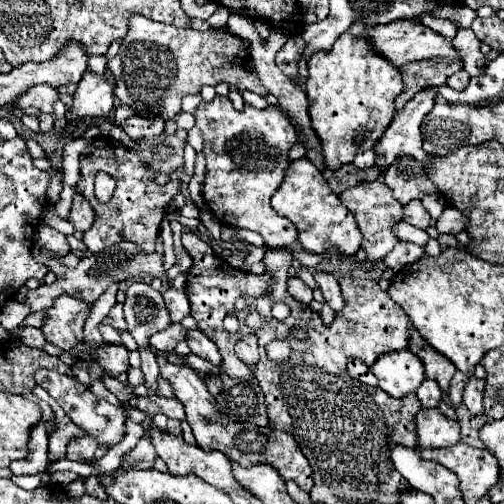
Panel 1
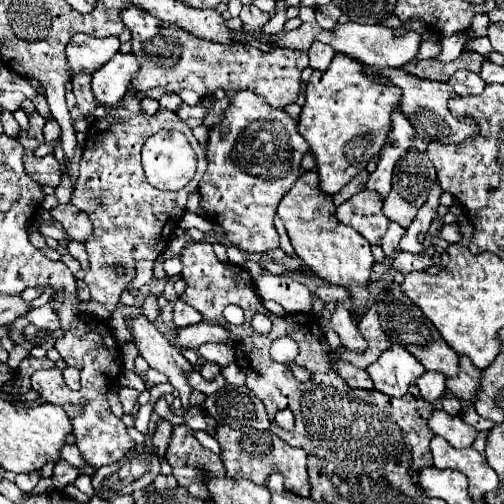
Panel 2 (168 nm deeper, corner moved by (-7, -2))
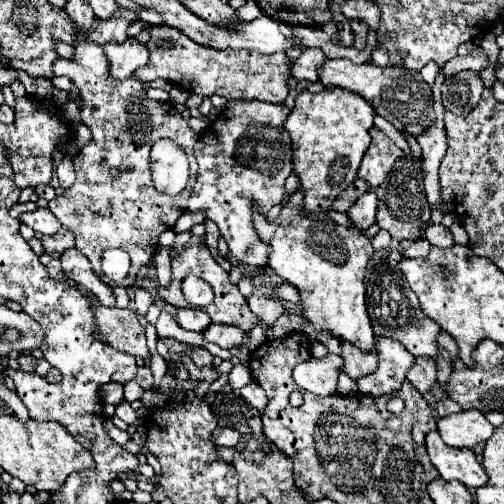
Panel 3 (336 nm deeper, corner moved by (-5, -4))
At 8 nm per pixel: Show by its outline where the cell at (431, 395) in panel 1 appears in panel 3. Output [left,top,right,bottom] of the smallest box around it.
[406,359,436,395]

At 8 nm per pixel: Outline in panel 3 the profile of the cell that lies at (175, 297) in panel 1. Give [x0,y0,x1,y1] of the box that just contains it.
[176,309,210,333]

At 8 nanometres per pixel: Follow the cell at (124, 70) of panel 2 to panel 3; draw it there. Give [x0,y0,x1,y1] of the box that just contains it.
[104,39,148,81]

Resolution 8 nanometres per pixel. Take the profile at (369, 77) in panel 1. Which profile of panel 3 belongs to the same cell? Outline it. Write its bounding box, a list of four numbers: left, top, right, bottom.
[286,87,376,213]

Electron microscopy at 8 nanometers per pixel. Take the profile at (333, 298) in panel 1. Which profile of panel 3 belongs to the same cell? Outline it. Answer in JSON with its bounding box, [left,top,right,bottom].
[340,341,376,379]

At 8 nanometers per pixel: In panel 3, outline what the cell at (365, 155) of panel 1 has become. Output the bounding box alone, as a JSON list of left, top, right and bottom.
[358,127,402,187]

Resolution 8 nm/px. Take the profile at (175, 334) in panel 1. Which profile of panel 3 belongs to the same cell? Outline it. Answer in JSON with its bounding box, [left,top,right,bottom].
[202,323,244,349]

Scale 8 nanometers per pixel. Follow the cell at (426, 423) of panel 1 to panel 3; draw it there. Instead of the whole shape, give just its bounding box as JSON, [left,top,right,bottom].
[438,411,494,449]

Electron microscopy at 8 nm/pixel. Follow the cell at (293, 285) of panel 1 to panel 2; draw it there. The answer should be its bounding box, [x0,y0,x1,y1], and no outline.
[254,275,312,313]

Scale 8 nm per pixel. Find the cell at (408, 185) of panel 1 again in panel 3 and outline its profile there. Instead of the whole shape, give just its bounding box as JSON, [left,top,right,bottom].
[374,114,430,241]

